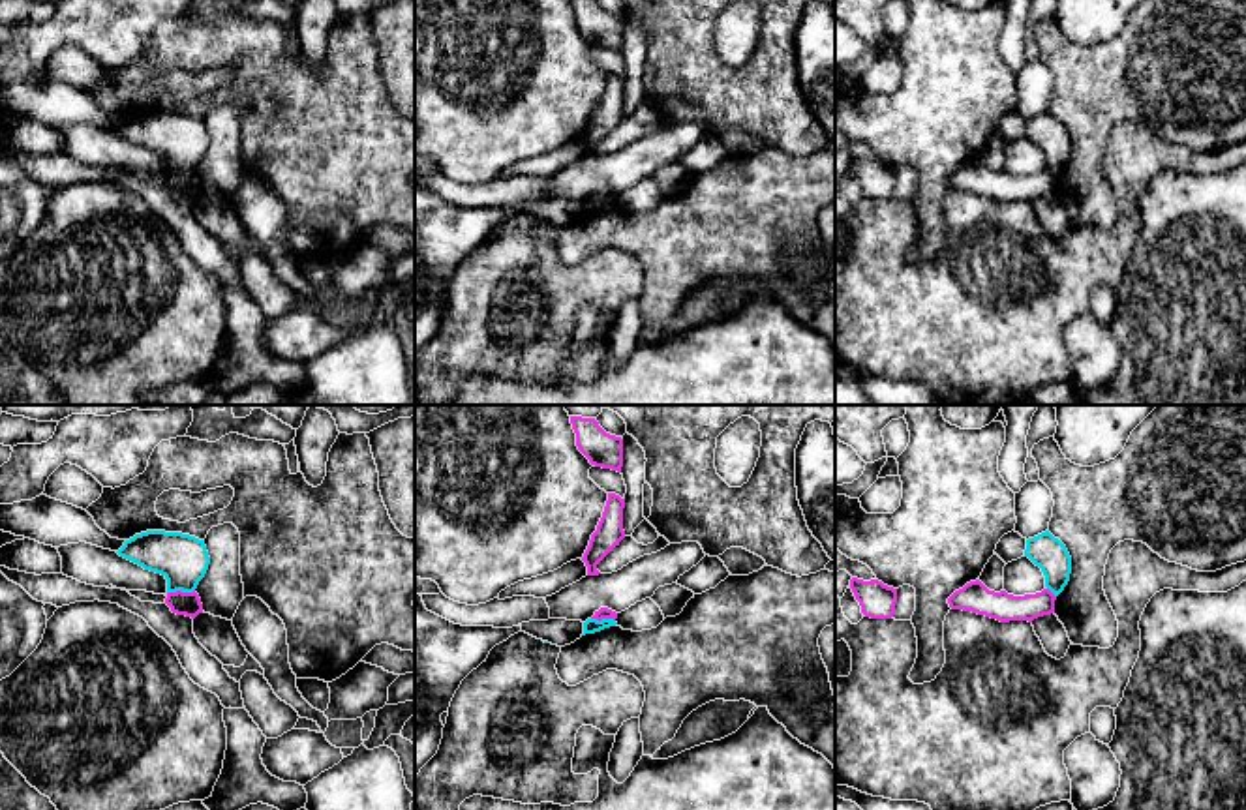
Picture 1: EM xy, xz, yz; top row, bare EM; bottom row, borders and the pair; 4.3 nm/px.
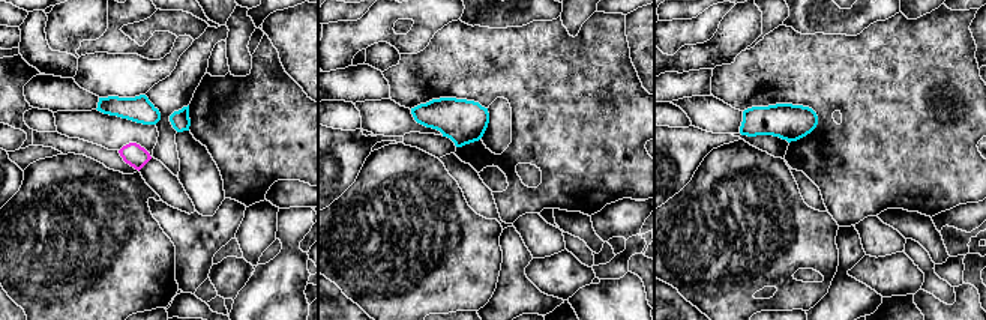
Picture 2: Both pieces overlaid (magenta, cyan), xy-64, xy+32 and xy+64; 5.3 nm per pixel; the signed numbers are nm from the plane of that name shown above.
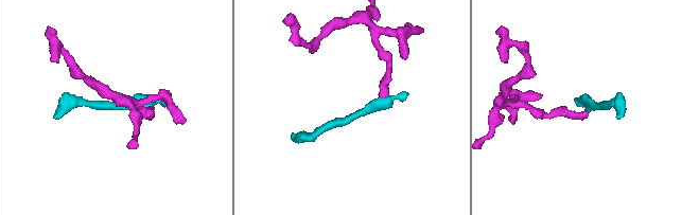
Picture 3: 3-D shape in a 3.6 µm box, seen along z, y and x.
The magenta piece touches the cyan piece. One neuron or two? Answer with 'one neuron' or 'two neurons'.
two neurons

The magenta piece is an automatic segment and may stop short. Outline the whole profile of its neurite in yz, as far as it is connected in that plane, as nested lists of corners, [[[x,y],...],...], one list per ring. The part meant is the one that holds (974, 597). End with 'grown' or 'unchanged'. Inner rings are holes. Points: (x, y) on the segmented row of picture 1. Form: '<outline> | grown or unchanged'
[[[980,579],[966,583],[955,591],[948,604],[951,609],[972,611],[996,619],[1000,622],[1028,621],[1055,613],[1056,596],[1043,589],[1036,594],[1013,596],[1006,591],[989,591]]] | unchanged

